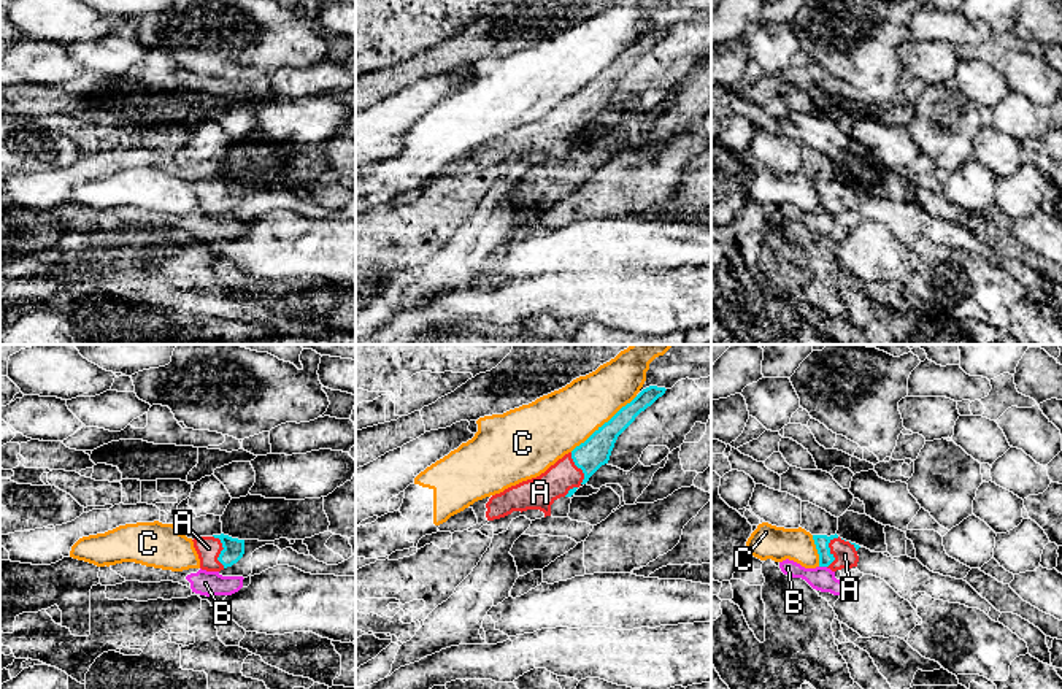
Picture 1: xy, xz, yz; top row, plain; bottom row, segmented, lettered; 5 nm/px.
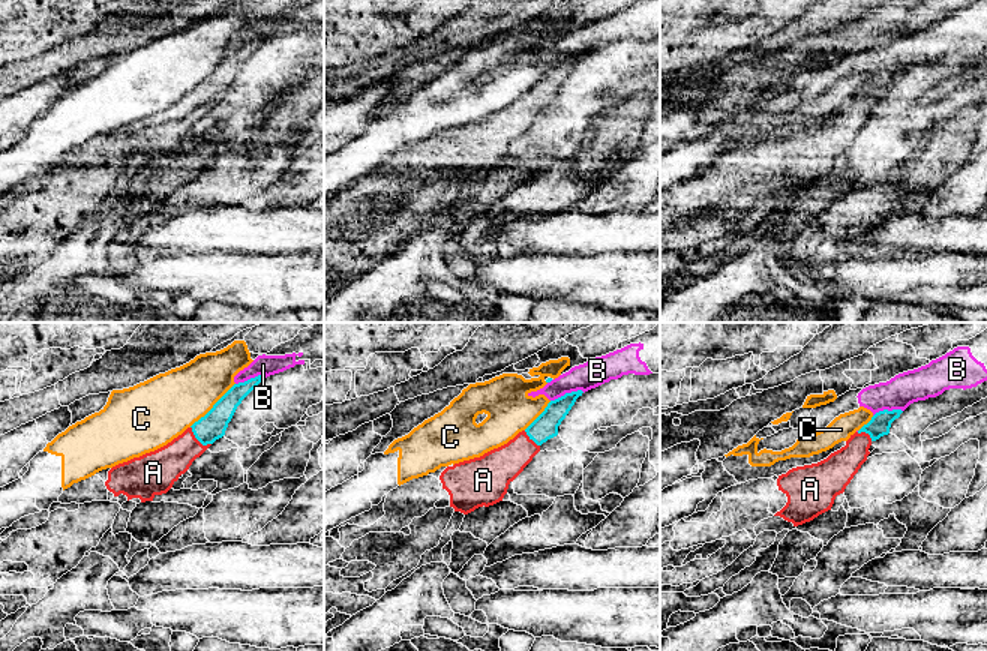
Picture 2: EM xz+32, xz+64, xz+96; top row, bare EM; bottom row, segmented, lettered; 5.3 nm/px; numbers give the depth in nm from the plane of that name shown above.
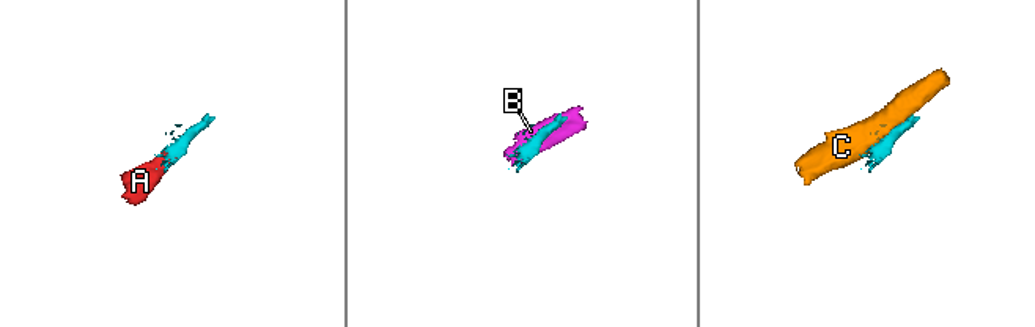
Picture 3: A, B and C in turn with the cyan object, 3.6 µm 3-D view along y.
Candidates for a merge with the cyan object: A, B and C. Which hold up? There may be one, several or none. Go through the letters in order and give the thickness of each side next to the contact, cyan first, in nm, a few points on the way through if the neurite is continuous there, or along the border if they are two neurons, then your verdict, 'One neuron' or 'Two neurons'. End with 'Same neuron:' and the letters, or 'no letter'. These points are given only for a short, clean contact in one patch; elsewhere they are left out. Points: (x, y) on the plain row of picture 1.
A: Thickness 70 nm (cyan) against 120 nm. Path across: yz (821, 186), (829, 196), (845, 199). One neuron
B: Thickness 70 nm (cyan) against 130 nm. Two neurons
C: Thickness 160 nm (cyan) against 300 nm. Two neurons
Same neuron: A

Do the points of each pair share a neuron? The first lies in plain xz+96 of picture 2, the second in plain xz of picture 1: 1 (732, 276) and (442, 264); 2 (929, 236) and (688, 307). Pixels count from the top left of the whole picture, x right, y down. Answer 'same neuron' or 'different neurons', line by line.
1: same neuron
2: different neurons

